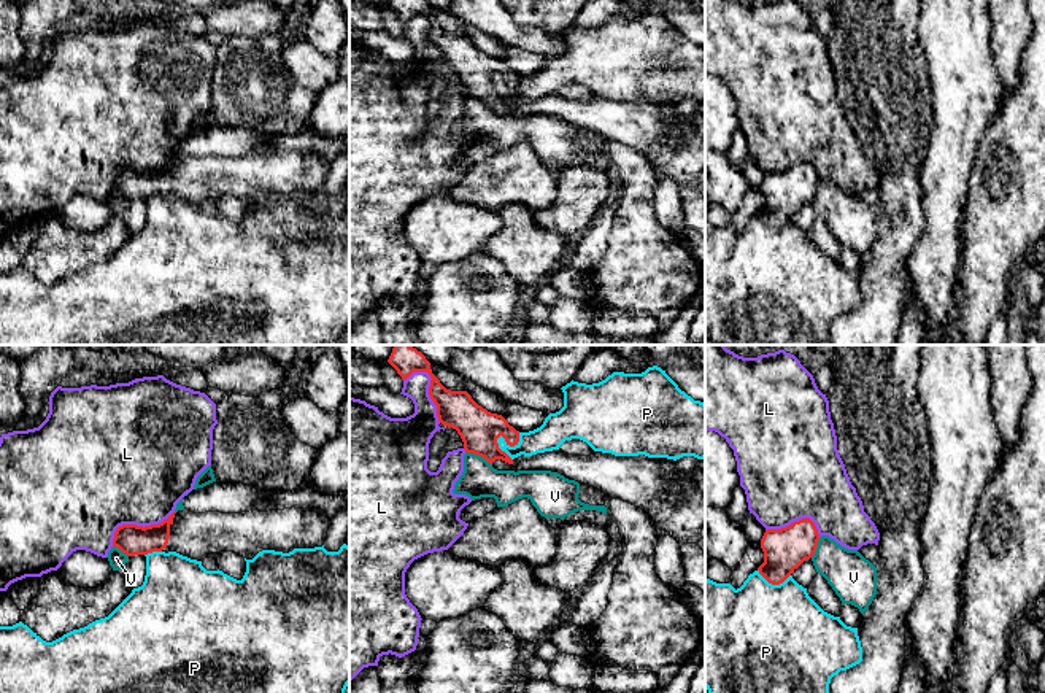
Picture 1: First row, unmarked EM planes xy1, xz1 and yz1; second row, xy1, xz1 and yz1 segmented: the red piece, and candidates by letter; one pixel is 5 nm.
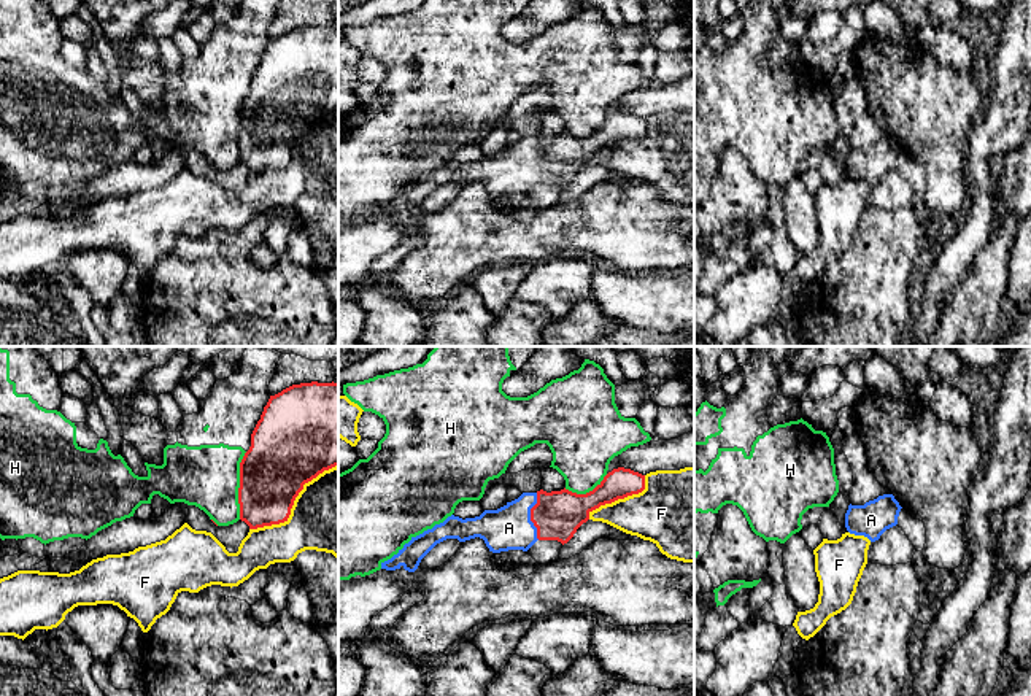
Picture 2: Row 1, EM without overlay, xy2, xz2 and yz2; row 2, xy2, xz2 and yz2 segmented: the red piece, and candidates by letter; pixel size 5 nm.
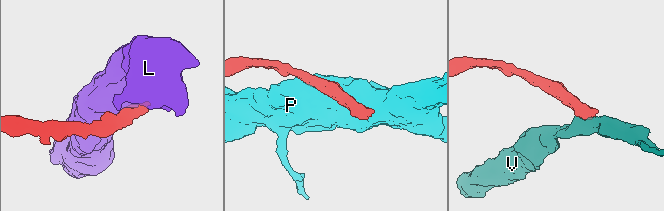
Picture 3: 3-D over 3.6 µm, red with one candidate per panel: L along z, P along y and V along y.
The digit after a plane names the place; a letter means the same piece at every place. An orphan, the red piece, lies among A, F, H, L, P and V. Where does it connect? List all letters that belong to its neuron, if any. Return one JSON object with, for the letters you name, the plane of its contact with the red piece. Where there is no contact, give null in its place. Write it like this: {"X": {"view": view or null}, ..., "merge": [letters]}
{"A": {"view": "xz2"}, "merge": ["A"]}

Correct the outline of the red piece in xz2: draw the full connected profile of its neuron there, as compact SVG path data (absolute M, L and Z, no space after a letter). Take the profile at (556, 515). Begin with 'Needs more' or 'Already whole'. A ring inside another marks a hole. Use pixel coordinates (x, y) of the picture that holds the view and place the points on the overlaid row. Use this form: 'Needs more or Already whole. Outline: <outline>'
Needs more. Outline: M618 467L589 493L577 494L569 489L546 493L523 493L497 510L485 510L475 518L448 516L432 529L411 537L381 569L404 567L415 572L421 559L440 542L458 539L465 542L475 537L485 540L492 553L527 551L537 540L567 543L577 529L589 520L589 513L600 505L612 504L645 489L645 475Z

